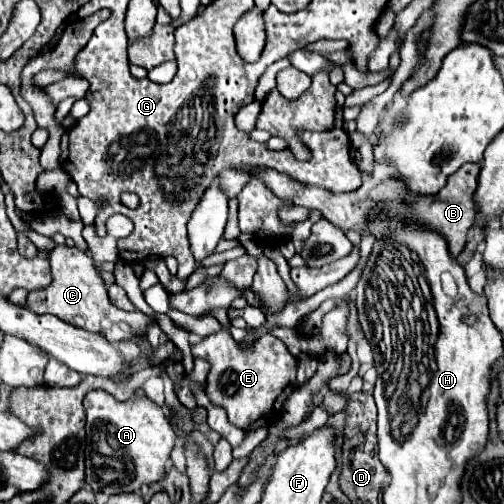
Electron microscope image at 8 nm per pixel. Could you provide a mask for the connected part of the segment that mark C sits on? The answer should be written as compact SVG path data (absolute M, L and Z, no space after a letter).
M55 246L55 250L49 254L49 262L51 262L53 282L49 288L29 292L29 298L27 298L29 310L39 312L39 314L53 314L71 326L103 334L109 342L131 340L137 334L145 332L147 324L153 322L153 318L145 316L139 310L125 312L125 310L115 308L109 302L105 282L97 274L97 268L93 266L93 260L89 258L87 252L79 248L69 248L69 246Z

